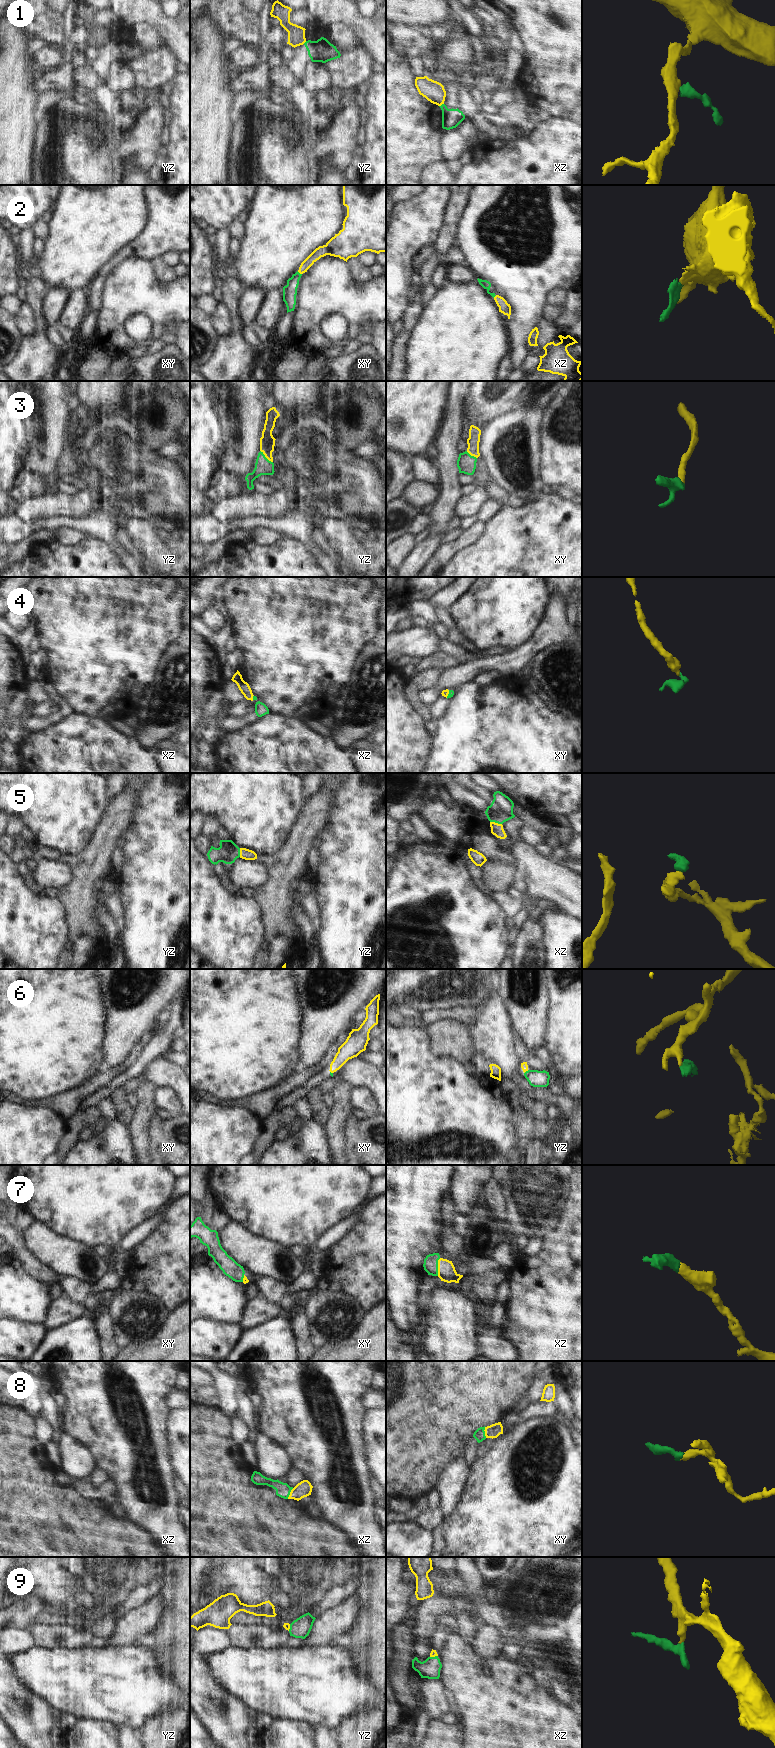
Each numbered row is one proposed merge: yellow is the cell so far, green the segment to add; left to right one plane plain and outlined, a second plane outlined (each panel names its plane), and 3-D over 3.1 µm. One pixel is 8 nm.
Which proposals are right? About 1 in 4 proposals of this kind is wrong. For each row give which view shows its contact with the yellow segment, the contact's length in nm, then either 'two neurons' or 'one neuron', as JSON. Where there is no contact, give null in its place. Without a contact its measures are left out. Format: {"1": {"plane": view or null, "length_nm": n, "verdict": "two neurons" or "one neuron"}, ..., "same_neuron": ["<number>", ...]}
{"1": {"plane": "xz", "length_nm": 50, "verdict": "two neurons"}, "2": {"plane": "xy", "length_nm": 50, "verdict": "one neuron"}, "3": {"plane": "yz", "length_nm": 140, "verdict": "one neuron"}, "4": {"plane": "xy", "length_nm": 70, "verdict": "one neuron"}, "5": {"plane": "xz", "length_nm": 100, "verdict": "one neuron"}, "6": {"plane": "yz", "length_nm": 50, "verdict": "two neurons"}, "7": {"plane": "xz", "length_nm": 150, "verdict": "one neuron"}, "8": {"plane": "xz", "length_nm": 100, "verdict": "one neuron"}, "9": {"plane": "xz", "length_nm": 70, "verdict": "one neuron"}, "same_neuron": ["2", "3", "4", "5", "7", "8", "9"]}

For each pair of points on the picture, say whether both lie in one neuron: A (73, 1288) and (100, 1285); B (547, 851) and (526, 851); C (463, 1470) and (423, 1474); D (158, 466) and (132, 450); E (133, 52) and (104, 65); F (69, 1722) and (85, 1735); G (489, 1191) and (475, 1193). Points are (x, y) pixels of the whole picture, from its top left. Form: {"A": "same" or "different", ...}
{"A": "same", "B": "different", "C": "different", "D": "same", "E": "same", "F": "different", "G": "different"}

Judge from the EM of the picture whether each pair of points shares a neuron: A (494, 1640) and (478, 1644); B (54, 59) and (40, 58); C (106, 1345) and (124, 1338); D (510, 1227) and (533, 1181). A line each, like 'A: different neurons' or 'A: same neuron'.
A: same neuron
B: same neuron
C: different neurons
D: same neuron

